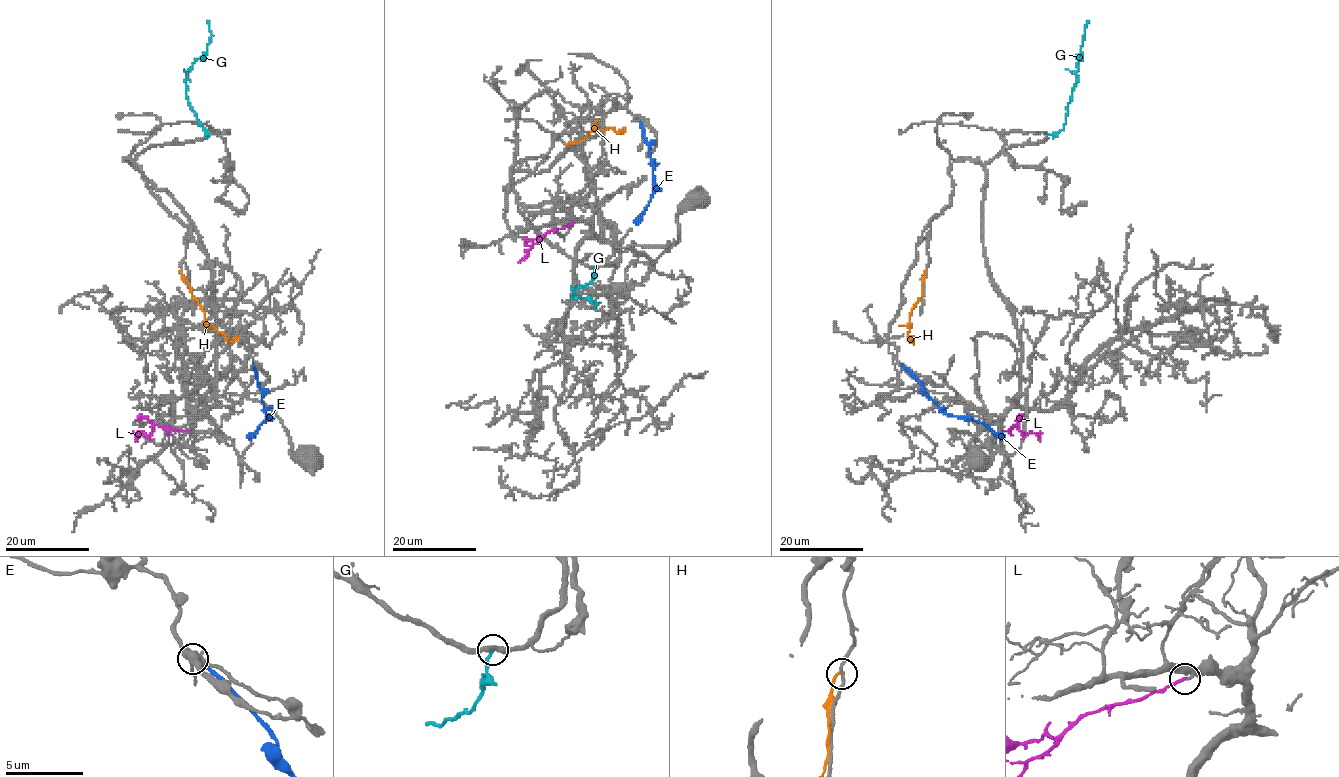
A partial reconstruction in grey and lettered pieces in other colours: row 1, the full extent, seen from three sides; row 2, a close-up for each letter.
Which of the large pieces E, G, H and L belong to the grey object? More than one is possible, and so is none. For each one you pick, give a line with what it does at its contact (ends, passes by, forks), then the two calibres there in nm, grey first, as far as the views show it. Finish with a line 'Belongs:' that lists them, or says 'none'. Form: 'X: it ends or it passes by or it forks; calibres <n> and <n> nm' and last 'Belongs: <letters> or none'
L: it ends; calibres 340 and 200 nm
Belongs: L

